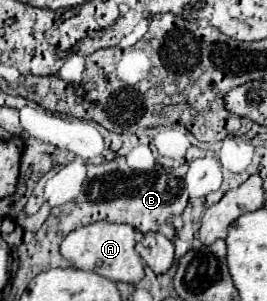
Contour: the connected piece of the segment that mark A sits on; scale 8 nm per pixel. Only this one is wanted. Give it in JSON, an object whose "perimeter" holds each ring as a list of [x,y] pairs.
{"perimeter":[[[96,221],[92,225],[80,227],[72,231],[60,245],[60,253],[74,267],[84,271],[94,271],[106,279],[122,281],[122,283],[138,283],[144,277],[142,257],[134,249],[136,245],[136,229],[132,225],[118,225],[110,221]]]}

